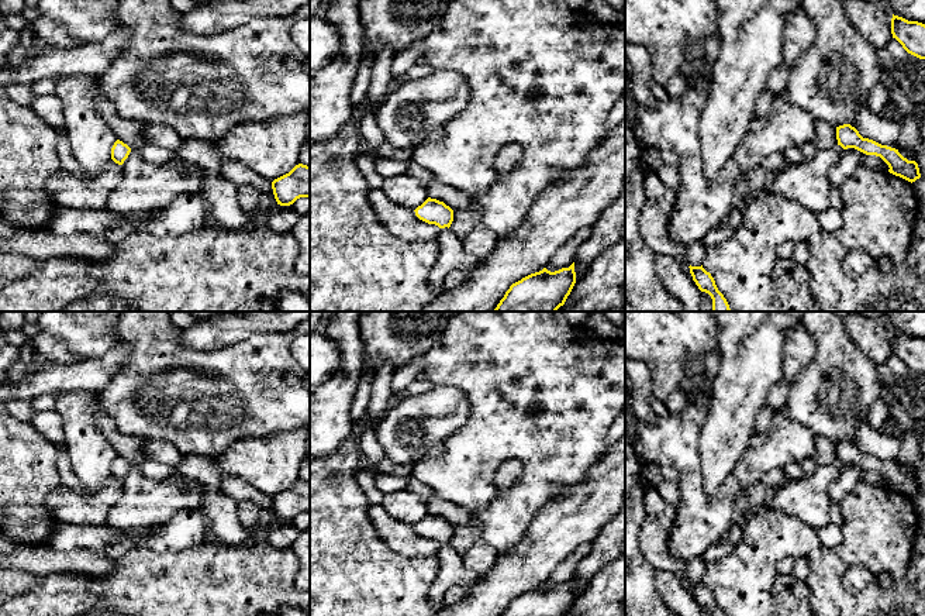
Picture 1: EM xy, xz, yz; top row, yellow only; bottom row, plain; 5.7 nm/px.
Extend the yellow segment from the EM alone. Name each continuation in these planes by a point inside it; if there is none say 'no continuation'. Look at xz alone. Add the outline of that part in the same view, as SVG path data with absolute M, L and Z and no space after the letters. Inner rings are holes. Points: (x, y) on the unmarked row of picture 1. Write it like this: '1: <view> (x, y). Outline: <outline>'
no continuation

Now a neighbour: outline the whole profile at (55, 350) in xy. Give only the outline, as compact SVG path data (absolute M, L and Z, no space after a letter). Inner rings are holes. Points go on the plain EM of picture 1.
M39 331L31 338L31 345L35 355L42 357L52 364L73 364L84 359L83 357L73 354L62 338L54 337L45 331Z

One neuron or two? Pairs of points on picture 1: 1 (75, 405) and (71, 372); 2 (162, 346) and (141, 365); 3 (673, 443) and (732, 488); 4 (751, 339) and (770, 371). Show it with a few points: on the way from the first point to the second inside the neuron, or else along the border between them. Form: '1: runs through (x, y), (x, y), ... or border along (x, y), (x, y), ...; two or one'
1: border along (93, 391), (58, 392); two
2: runs through (156, 351), (147, 361); one
3: runs through (687, 464), (690, 484), (706, 499), (711, 499); one
4: runs through (751, 347), (751, 351), (762, 362); one

